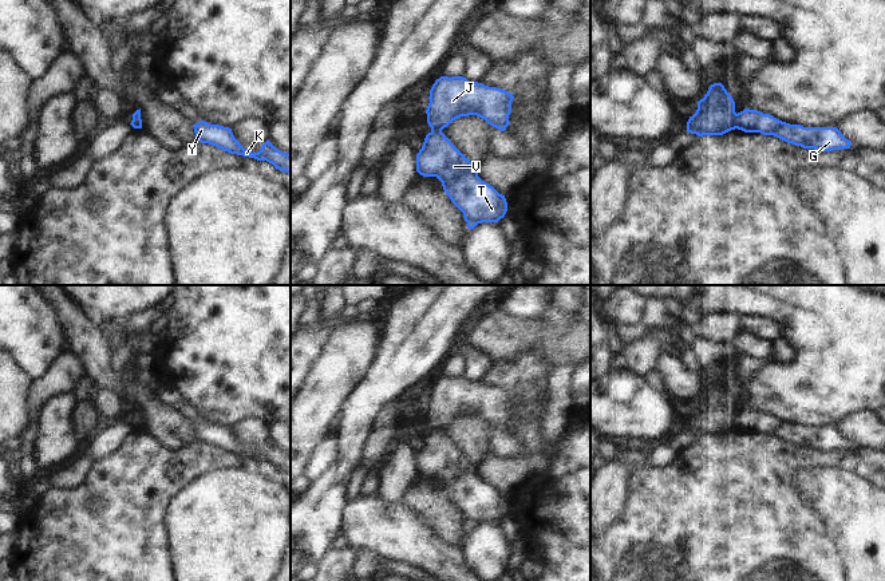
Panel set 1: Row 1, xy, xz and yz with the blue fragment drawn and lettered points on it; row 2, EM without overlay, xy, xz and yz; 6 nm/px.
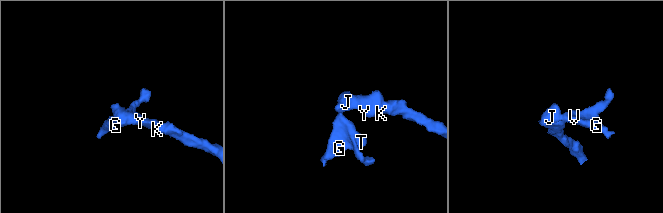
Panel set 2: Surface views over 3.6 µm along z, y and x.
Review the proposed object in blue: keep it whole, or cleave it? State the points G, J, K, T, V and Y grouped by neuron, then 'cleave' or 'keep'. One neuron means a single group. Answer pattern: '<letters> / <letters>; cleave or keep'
G T V / J K Y; cleave

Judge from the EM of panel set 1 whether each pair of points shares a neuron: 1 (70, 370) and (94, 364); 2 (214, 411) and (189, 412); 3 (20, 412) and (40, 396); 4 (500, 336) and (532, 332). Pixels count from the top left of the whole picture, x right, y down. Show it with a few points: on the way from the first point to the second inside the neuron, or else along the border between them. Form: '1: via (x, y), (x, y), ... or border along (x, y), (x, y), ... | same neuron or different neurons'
1: border along (68, 348), (78, 358), (87, 375) | different neurons
2: border along (177, 390), (204, 419) | different neurons
3: border along (31, 380), (28, 407), (34, 414) | different neurons
4: via (508, 336), (524, 334) | same neuron

